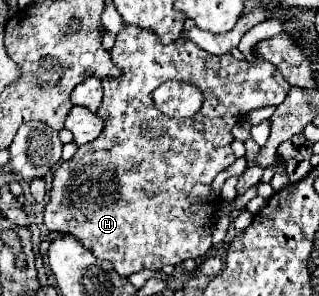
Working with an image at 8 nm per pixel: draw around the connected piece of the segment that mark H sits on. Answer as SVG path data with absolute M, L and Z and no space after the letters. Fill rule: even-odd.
M123 23L123 29L117 33L111 59L115 67L119 67L121 75L105 77L101 81L105 95L97 115L105 121L105 129L95 141L79 147L73 159L57 165L49 203L43 211L43 223L49 231L71 233L101 259L113 261L119 275L129 277L141 269L159 271L163 265L179 265L189 257L197 259L211 249L213 215L221 205L221 197L213 193L211 183L219 171L233 165L237 159L231 151L231 143L235 139L231 129L251 109L281 105L289 91L289 83L271 63L263 61L261 57L257 57L257 61L251 65L249 61L237 61L231 53L205 53L187 39L177 39L171 45L163 45L153 31L127 23ZM169 79L187 81L201 87L205 103L195 117L171 119L155 109L149 95Z

